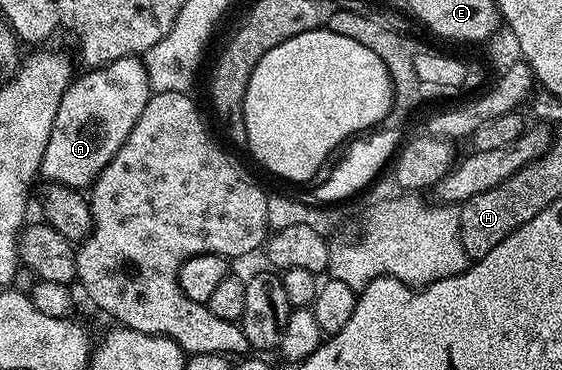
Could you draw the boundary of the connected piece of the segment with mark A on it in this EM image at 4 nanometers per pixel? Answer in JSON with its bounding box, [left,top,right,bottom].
[40,56,151,190]

